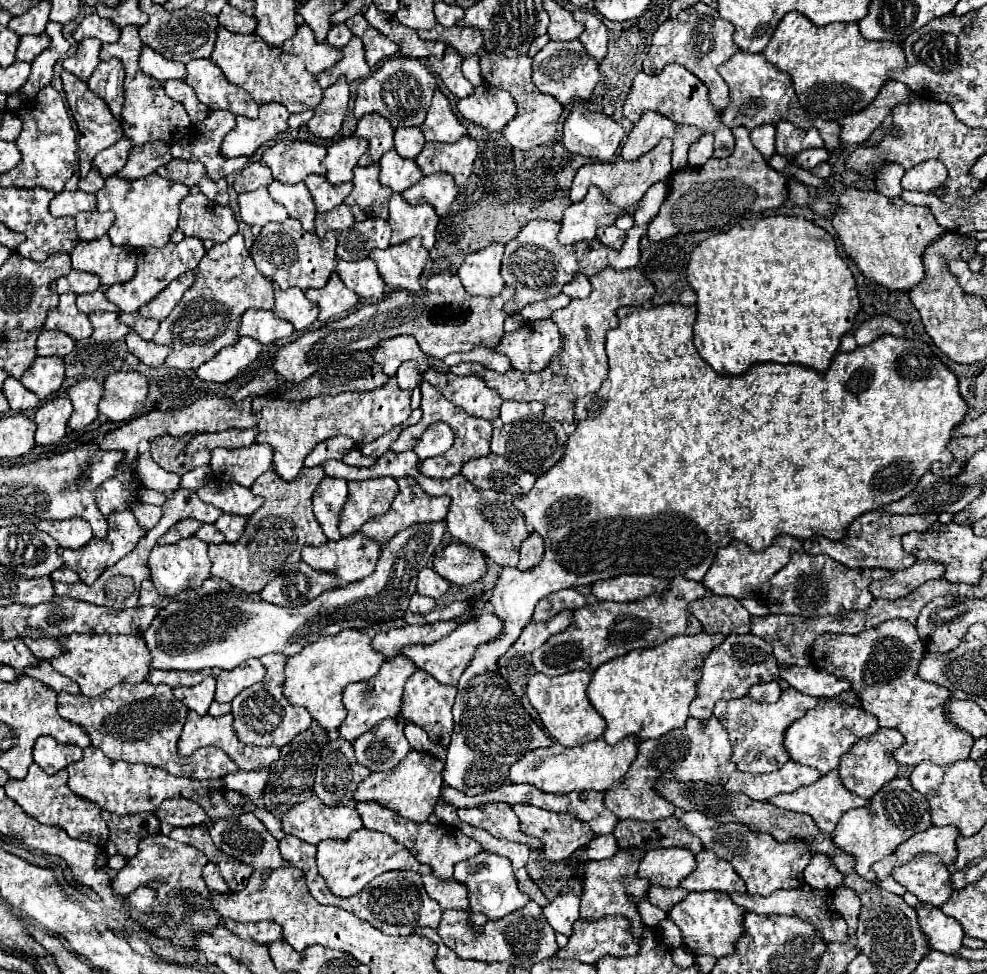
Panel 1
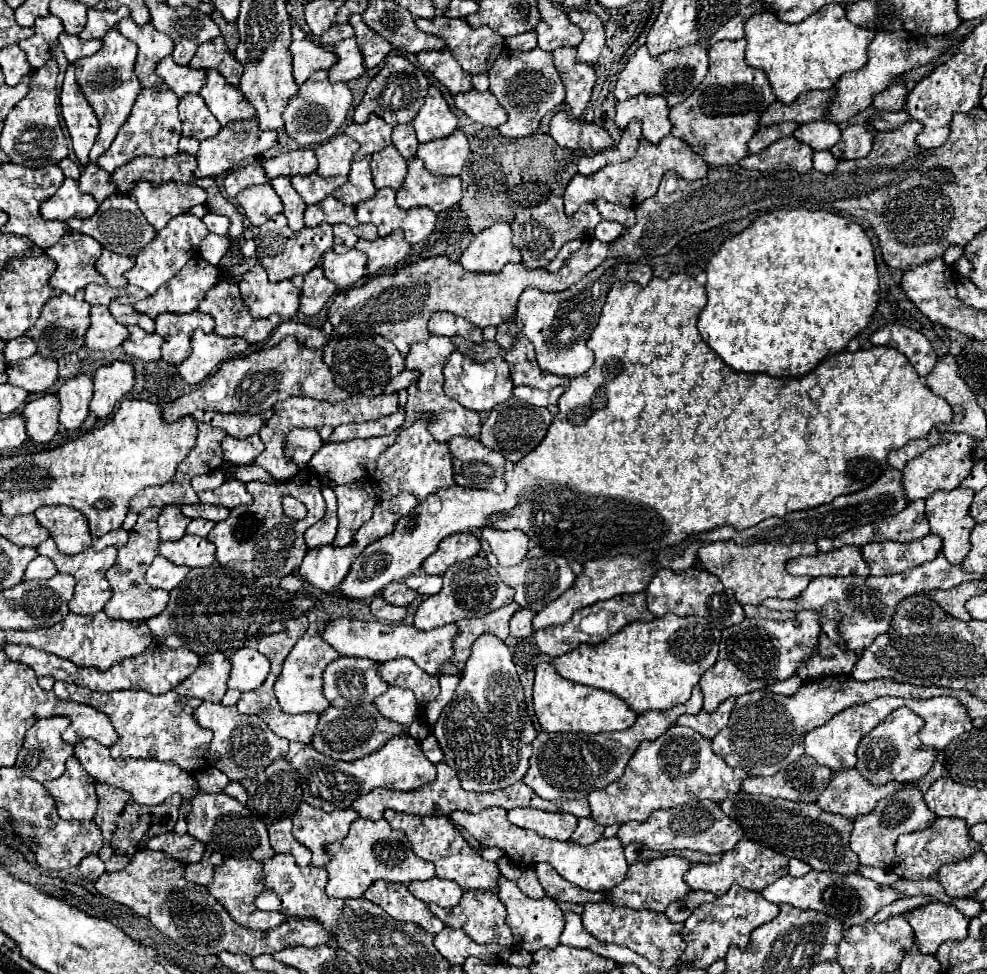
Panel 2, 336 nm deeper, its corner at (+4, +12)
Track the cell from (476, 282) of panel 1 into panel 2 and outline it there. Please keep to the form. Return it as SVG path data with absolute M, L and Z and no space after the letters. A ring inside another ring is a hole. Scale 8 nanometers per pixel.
M492 224L480 232L460 258L470 272L500 272L508 262L522 262L520 250L512 244L510 224Z

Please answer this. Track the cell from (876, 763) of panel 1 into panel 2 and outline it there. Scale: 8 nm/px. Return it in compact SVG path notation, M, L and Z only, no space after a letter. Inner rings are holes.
M898 708L894 710L884 722L880 722L872 732L868 732L860 744L858 744L858 764L856 770L876 786L888 784L888 782L916 782L928 770L932 768L938 750L932 746L924 746L918 738L920 728L924 726L924 720L916 716L910 708Z

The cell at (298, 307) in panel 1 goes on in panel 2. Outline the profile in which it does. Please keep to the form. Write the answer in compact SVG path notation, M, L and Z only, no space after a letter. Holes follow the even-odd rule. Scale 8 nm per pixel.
M254 264L242 274L238 288L252 318L268 318L272 314L292 318L298 312L298 288L290 280L282 280L278 284L268 282L266 270L260 264Z

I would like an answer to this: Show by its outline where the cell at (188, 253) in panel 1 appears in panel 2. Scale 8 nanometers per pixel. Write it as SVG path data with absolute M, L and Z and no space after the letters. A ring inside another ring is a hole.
M182 214L182 216L172 218L172 222L168 222L168 226L164 230L156 232L156 236L138 252L134 268L124 274L128 284L140 286L148 294L154 294L162 284L166 284L172 276L176 276L176 272L182 270L182 266L190 258L196 258L200 254L200 242L206 234L208 234L208 230L206 230L204 222L192 214Z

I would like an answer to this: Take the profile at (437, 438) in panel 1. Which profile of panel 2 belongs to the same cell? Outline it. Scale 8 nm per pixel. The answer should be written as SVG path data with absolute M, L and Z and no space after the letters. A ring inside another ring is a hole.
M420 418L420 422L414 422L412 428L400 430L396 444L386 448L376 462L376 474L372 480L372 486L380 500L394 498L400 492L410 492L420 502L424 502L430 494L436 494L440 488L454 486L452 476L452 456L446 444L436 442L428 430L426 430L426 418Z

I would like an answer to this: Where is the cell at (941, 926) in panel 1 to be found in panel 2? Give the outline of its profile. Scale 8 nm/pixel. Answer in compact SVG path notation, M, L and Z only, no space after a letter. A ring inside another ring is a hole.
M930 902L924 906L918 906L914 910L908 912L908 922L914 928L916 934L916 942L920 946L922 954L936 954L938 946L946 940L964 940L968 934L968 922L970 918L966 918L956 906L952 904L944 904L944 902Z

